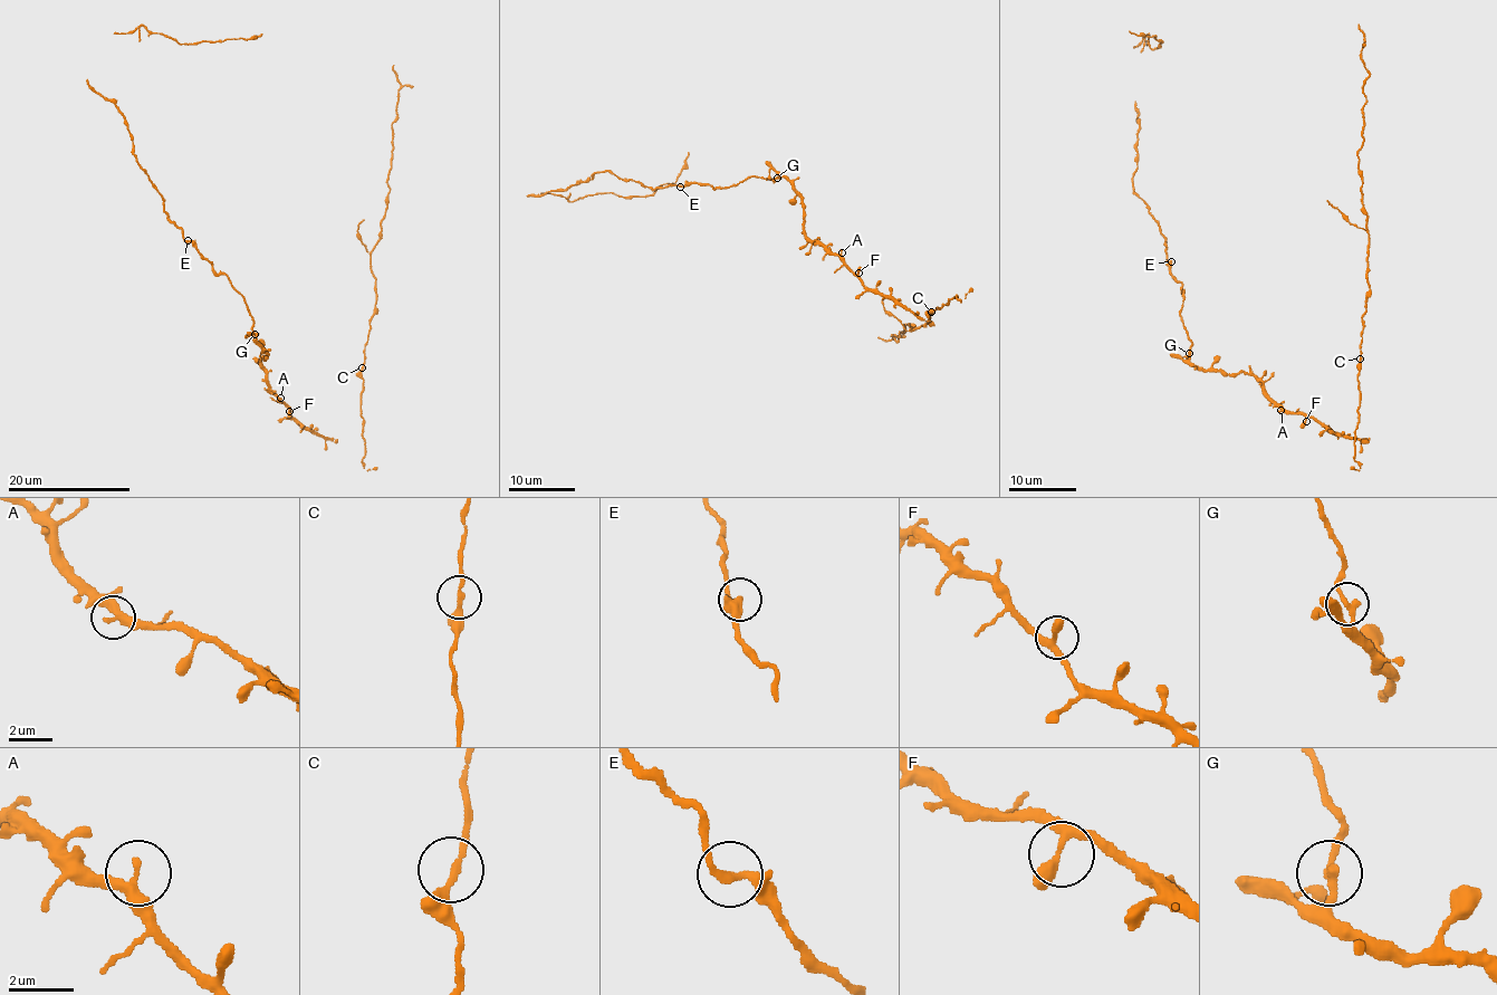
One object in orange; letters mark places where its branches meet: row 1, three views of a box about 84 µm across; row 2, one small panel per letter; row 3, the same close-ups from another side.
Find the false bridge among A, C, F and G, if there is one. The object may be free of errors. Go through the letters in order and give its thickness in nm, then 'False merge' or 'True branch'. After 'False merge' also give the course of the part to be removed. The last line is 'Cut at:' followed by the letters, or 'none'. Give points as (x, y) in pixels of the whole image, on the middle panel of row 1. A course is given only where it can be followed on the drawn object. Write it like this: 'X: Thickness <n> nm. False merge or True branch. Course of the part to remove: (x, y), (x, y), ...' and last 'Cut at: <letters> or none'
A: Thickness 280 nm. True branch
C: Thickness 220 nm. True branch
F: Thickness 320 nm. True branch
G: Thickness 220 nm. False merge
Cut at: G

